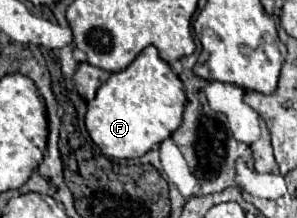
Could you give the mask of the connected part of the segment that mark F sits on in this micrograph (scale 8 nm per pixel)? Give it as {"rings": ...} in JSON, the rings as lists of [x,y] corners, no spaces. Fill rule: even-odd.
{"rings":[[[147,46],[125,70],[111,74],[109,80],[99,88],[97,96],[87,106],[85,126],[91,140],[101,148],[101,152],[107,158],[139,158],[153,150],[155,146],[159,146],[165,138],[169,138],[175,132],[175,128],[179,128],[183,108],[185,108],[183,82],[169,68],[169,64],[159,58],[157,48]]]}

